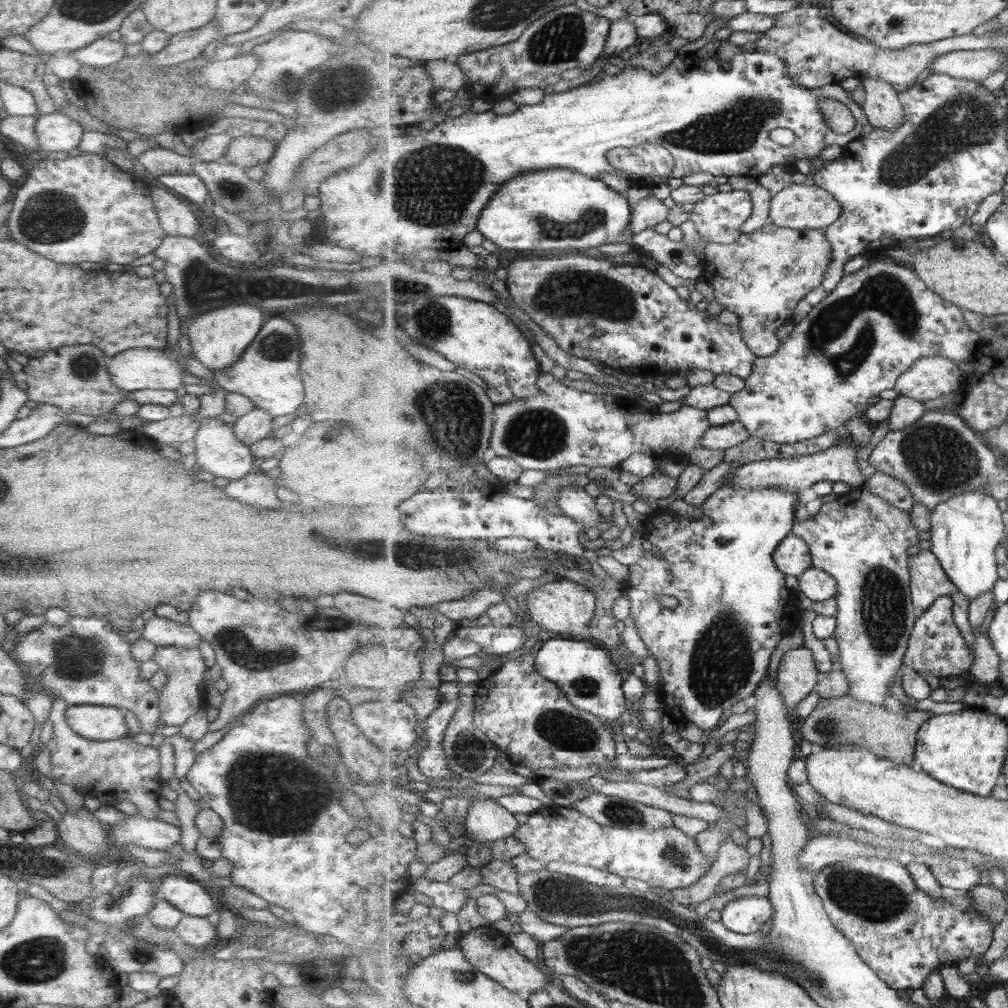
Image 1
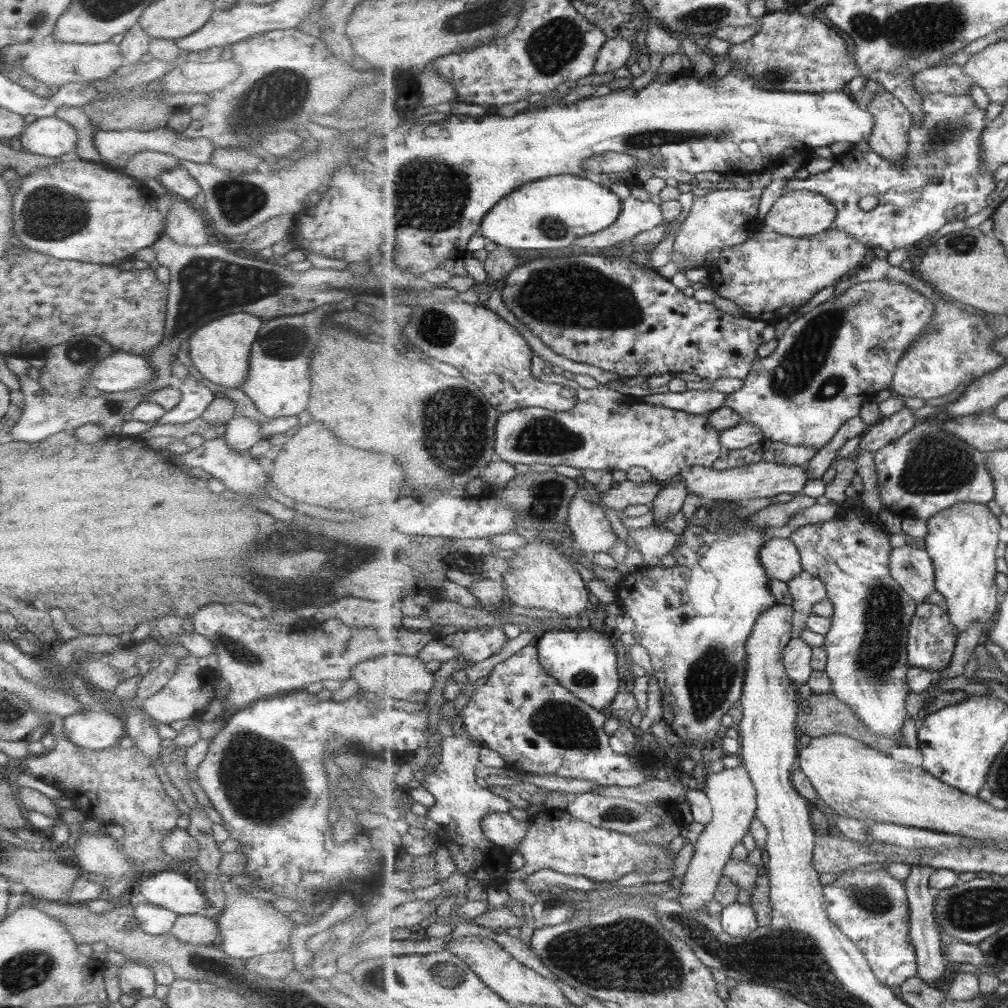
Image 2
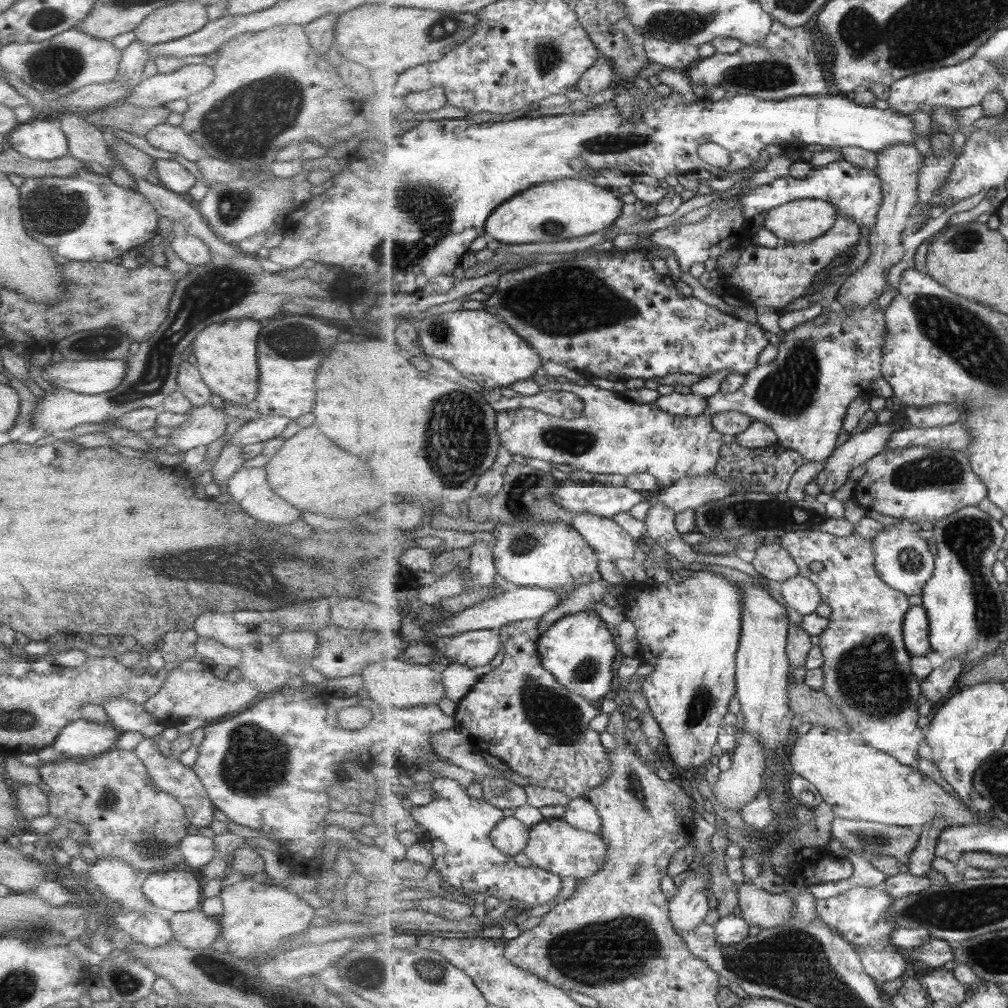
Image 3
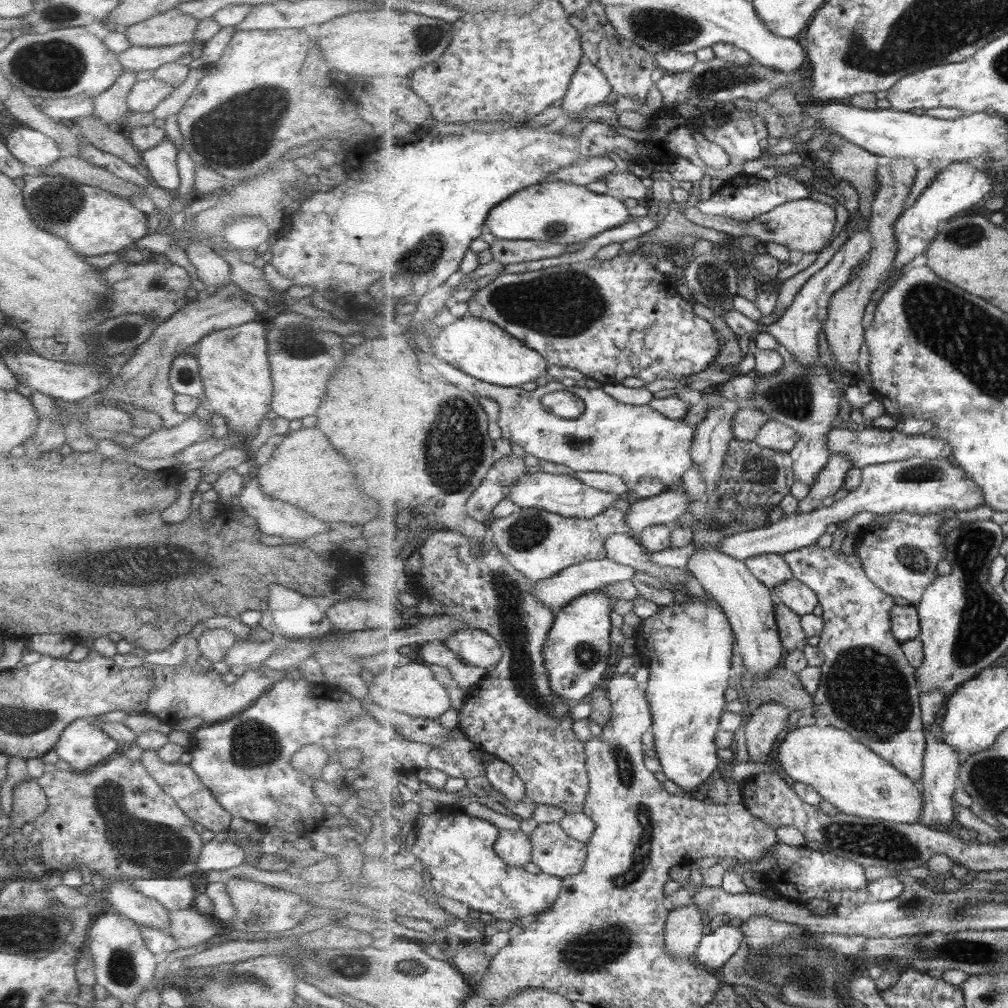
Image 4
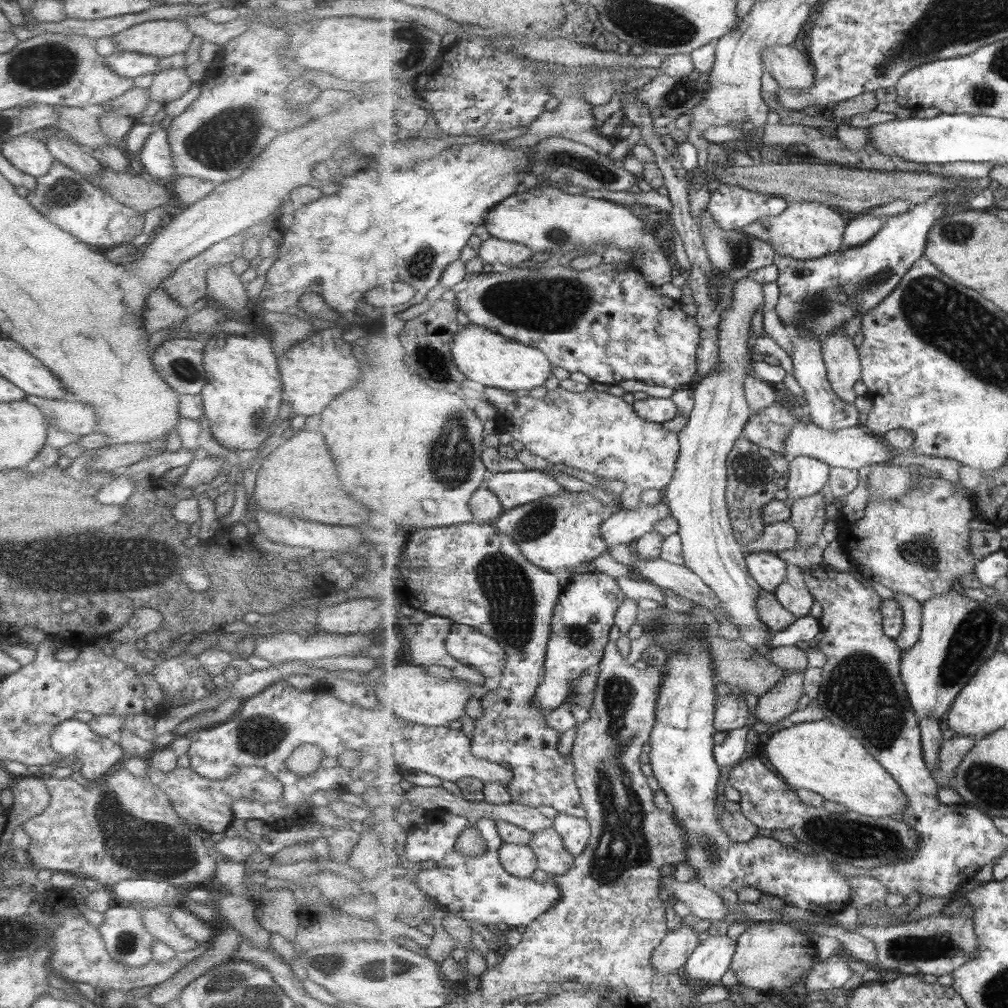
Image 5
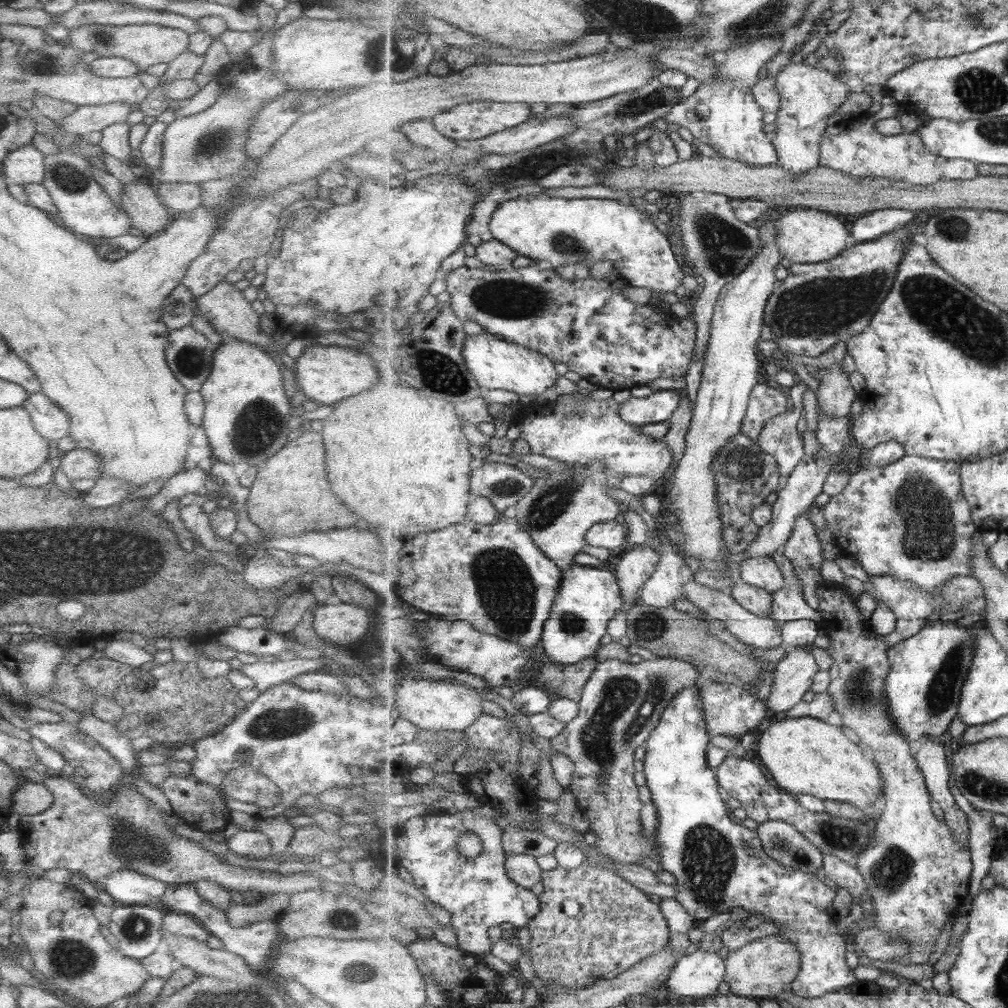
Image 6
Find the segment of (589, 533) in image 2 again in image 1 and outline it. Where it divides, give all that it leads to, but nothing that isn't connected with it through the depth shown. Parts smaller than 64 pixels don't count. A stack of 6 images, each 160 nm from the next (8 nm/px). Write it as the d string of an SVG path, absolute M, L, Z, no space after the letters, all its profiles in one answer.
M578 485L561 489L557 495L557 506L565 517L574 519L582 528L593 528L601 522L596 499Z

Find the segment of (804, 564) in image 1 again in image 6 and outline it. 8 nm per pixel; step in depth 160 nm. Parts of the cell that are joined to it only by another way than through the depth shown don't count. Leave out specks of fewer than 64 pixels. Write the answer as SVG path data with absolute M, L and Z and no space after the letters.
M772 556L745 558L740 567L742 579L747 584L771 593L780 592L786 586L784 572Z

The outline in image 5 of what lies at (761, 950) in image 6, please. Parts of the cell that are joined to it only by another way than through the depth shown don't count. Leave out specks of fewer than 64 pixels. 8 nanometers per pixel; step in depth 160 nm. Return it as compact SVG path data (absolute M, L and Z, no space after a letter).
M752 922L738 938L731 969L739 986L749 986L765 996L779 996L787 988L795 986L807 970L811 971L817 959L818 951L813 938L799 932L798 928L783 922Z

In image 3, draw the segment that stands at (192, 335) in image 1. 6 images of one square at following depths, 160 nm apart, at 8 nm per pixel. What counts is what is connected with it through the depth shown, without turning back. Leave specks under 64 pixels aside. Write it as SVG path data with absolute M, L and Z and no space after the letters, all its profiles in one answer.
M249 319L224 320L203 327L195 335L191 360L210 394L235 406L249 407L258 389L256 344L260 325L261 322Z

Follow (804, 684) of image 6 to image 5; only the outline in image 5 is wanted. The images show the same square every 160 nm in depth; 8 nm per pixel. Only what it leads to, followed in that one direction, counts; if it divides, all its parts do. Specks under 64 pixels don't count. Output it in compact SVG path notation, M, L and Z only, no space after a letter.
M787 669L788 675L767 694L760 696L756 704L756 716L767 729L763 734L776 731L776 724L791 716L799 708L799 700L805 696L805 670Z

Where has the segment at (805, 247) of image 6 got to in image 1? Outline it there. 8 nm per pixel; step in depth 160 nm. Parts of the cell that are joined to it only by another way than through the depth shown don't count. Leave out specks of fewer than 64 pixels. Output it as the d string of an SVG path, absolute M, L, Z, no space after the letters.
M793 183L771 198L769 219L779 228L793 228L801 231L825 230L835 224L843 214L844 208L832 193L815 184Z

